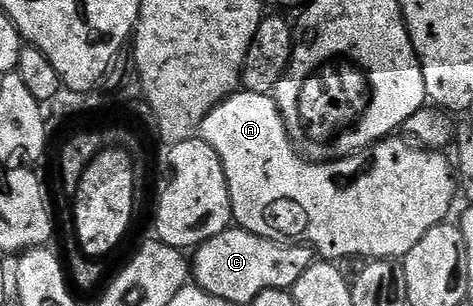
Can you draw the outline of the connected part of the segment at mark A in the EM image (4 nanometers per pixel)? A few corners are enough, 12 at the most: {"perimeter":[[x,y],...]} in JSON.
{"perimeter":[[273,95],[204,118],[233,223],[326,262],[405,258],[449,217],[442,152],[316,164]]}

